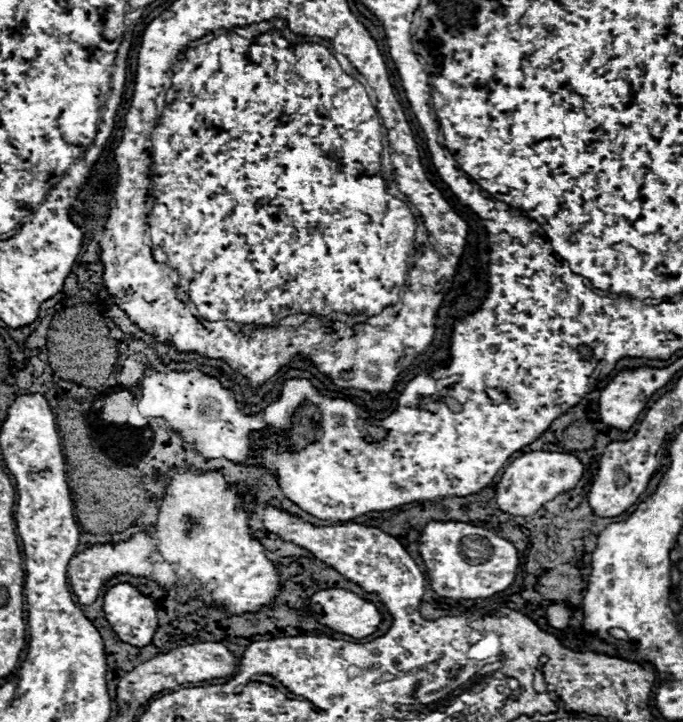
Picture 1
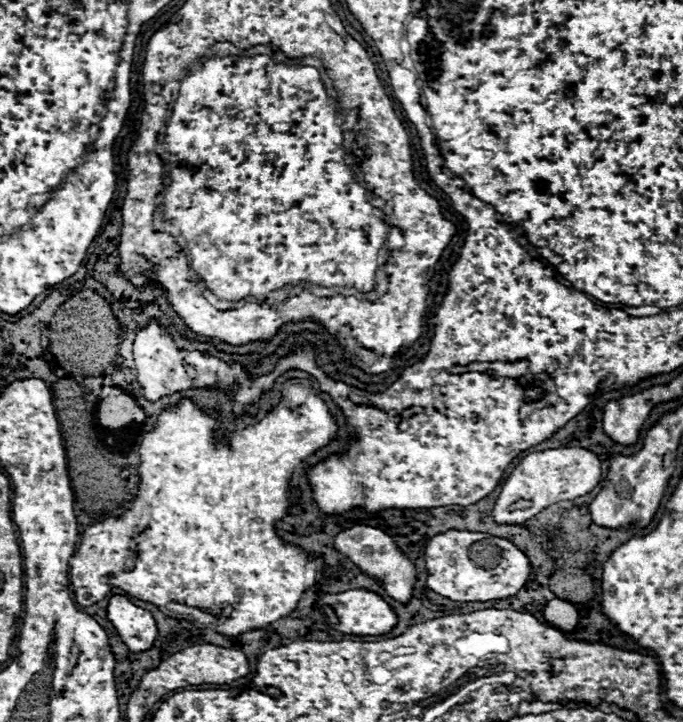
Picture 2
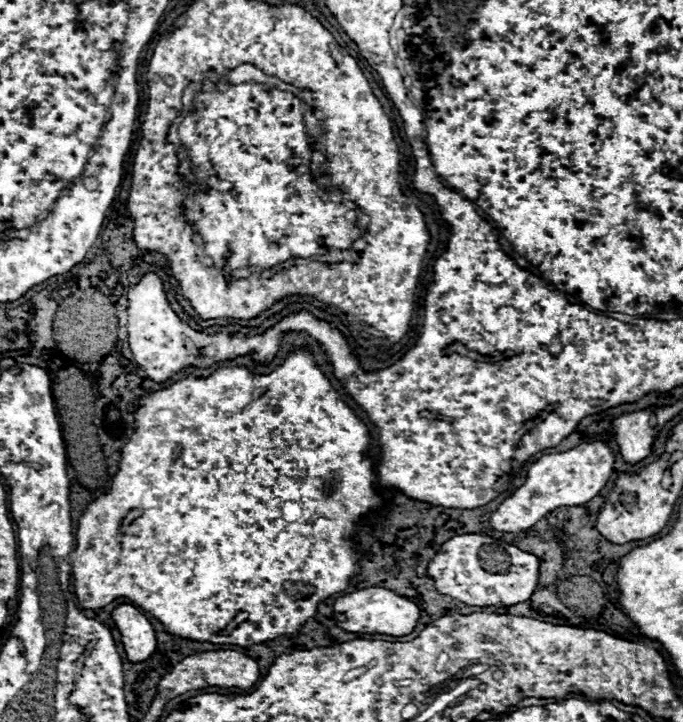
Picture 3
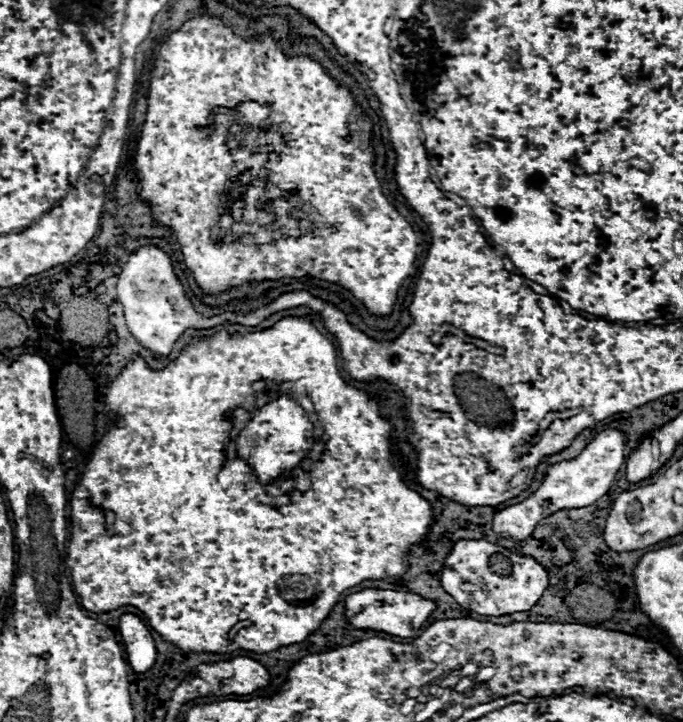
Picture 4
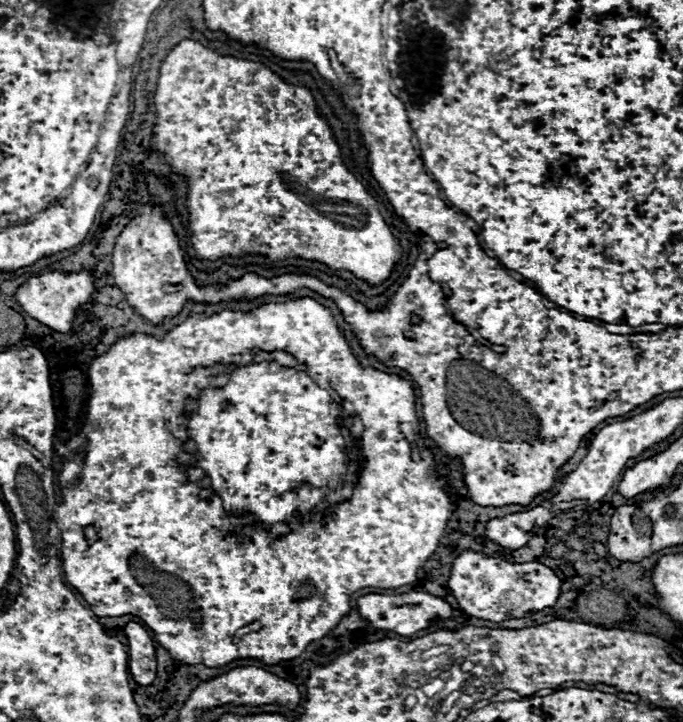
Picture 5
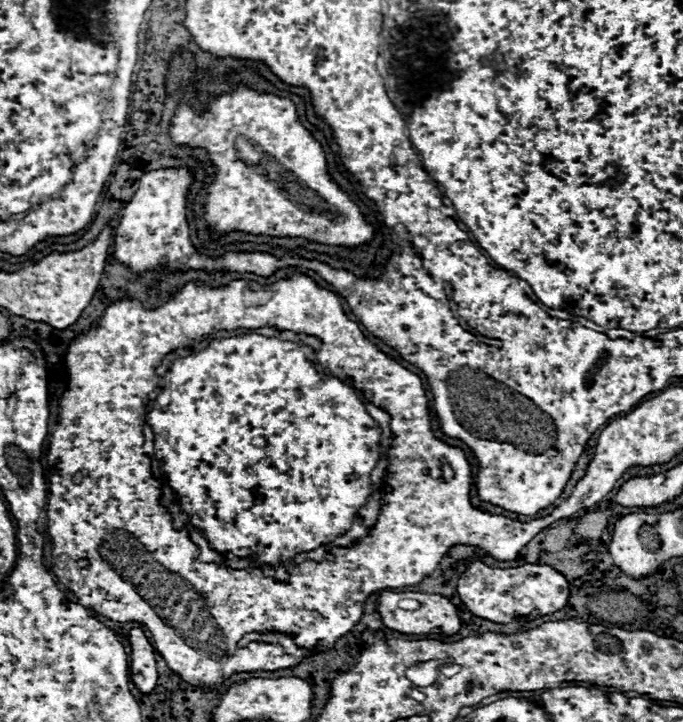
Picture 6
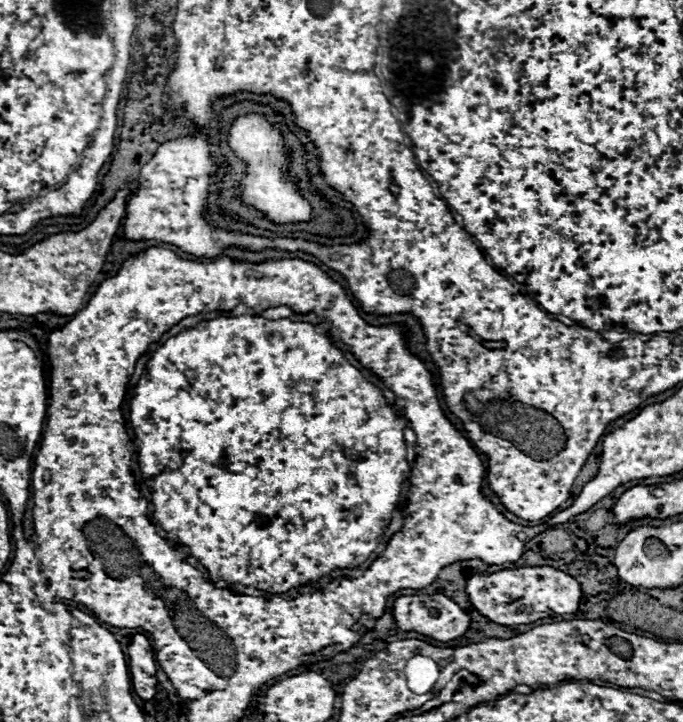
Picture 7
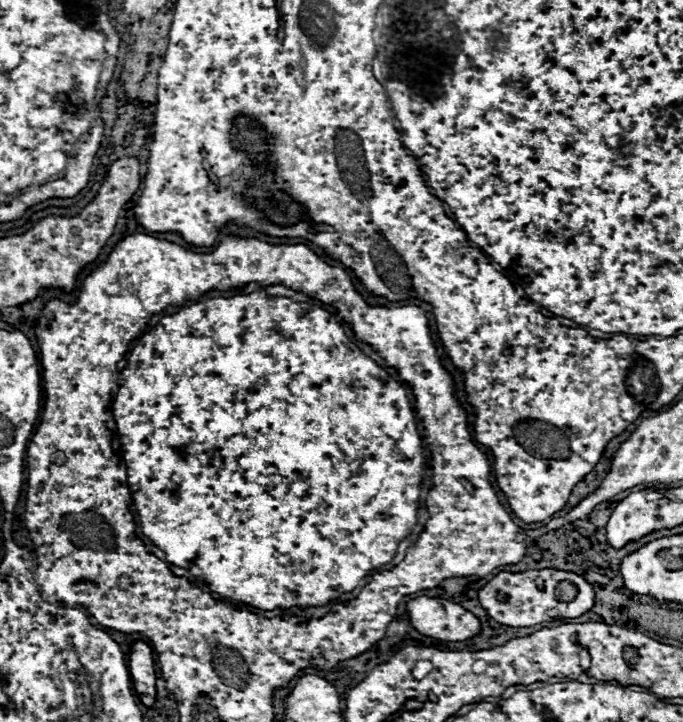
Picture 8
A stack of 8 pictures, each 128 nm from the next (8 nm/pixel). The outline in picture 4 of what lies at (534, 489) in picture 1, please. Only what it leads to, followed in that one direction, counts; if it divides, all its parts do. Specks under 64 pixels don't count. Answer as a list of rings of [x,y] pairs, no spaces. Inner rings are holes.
[[[604,430],[576,458],[562,460],[562,462],[548,466],[546,476],[536,492],[532,492],[526,500],[495,513],[492,530],[496,534],[506,534],[514,540],[526,540],[534,532],[536,524],[542,518],[554,514],[556,510],[584,508],[584,506],[594,504],[598,498],[602,498],[610,490],[614,476],[624,462],[622,458],[624,442],[626,442],[626,434],[618,430]]]

